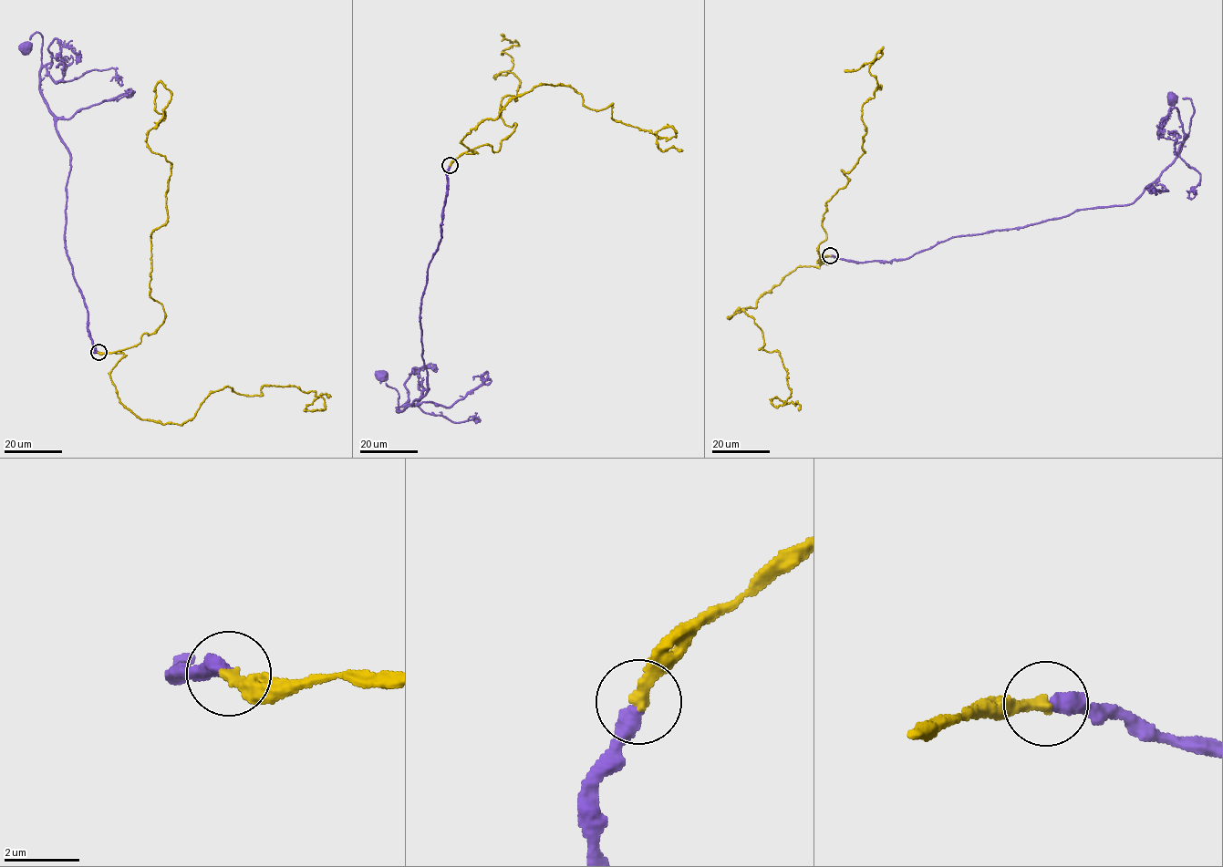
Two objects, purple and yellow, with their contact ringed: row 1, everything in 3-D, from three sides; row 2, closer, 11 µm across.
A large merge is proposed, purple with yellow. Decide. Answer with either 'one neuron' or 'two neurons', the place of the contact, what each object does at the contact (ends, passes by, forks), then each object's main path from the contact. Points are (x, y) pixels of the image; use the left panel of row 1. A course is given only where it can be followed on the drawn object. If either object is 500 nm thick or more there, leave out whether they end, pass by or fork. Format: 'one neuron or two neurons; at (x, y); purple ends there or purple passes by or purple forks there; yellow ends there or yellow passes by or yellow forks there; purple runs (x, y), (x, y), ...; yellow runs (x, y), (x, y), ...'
one neuron; at (98, 352); purple ends there; yellow ends there; purple runs (98, 352), (95, 352), (88, 310), (67, 253), (69, 151), (40, 87), (42, 35), (36, 32), (24, 46); yellow runs (98, 353), (165, 318), (150, 235), (171, 162), (146, 143), (160, 82), (153, 129)

